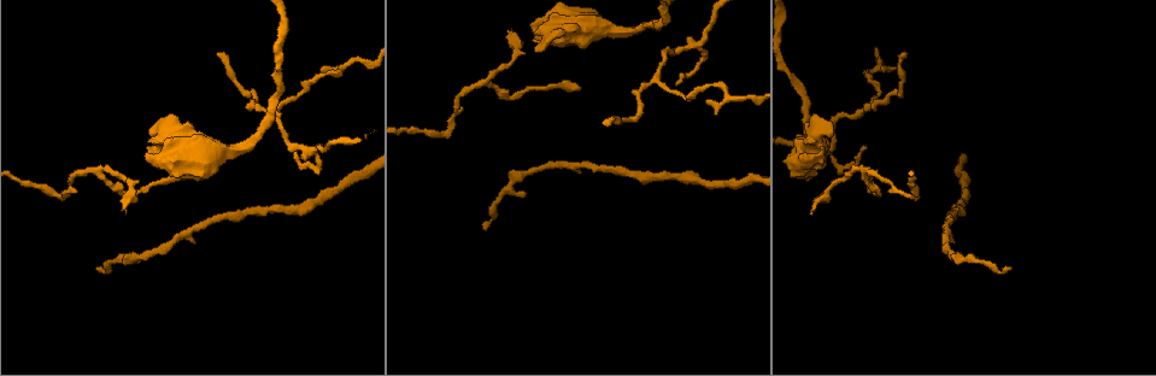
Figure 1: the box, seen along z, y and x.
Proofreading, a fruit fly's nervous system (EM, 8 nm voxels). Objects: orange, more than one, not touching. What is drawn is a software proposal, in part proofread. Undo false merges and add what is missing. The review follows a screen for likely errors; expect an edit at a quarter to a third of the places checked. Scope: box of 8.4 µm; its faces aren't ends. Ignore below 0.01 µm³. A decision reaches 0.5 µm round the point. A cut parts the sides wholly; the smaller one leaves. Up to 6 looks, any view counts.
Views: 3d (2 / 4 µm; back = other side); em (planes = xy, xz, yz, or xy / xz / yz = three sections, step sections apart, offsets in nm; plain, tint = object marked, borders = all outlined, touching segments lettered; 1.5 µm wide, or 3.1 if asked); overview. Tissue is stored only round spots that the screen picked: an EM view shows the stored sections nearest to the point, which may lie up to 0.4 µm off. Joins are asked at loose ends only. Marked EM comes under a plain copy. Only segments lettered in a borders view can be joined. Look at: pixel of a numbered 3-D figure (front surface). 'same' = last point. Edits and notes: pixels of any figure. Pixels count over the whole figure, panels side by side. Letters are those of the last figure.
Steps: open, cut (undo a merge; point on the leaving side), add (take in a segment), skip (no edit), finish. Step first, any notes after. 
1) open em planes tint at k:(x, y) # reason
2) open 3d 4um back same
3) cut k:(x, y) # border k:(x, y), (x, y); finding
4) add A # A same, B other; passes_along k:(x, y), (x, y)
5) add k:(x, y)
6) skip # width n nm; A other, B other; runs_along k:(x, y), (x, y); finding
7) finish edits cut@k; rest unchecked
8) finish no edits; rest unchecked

open 3d 2um at 1:(100, 265) # long arm stops here

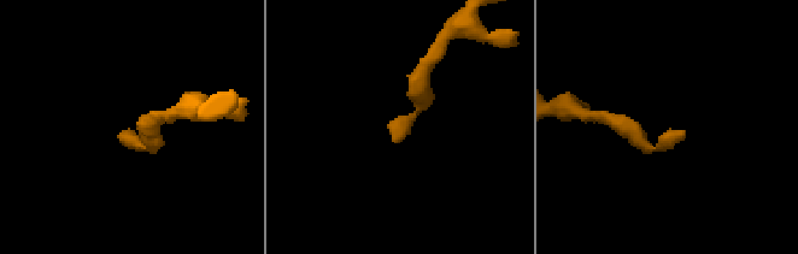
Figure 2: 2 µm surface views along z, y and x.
open em planes borders at 2:(683, 131) # need the tissue

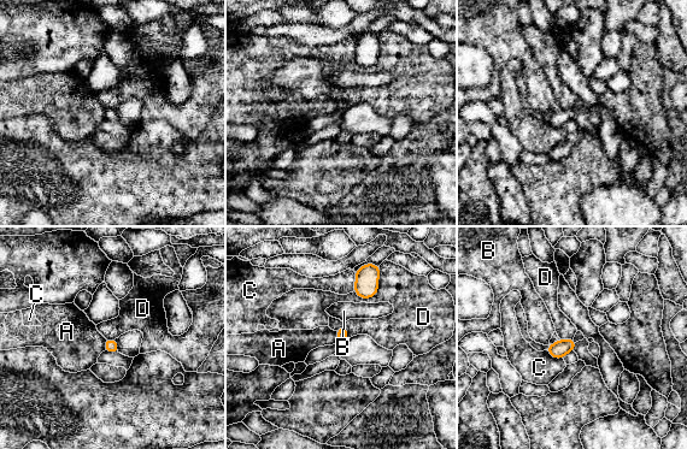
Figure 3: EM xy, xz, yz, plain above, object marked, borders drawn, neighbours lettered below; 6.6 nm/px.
skip # width 70 nm; A other, B other, C other, D other; border 3:(380, 267), (377, 291), (359, 297); none of them fits

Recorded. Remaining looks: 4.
open 3d 2um at 1:(579, 87) # an open end

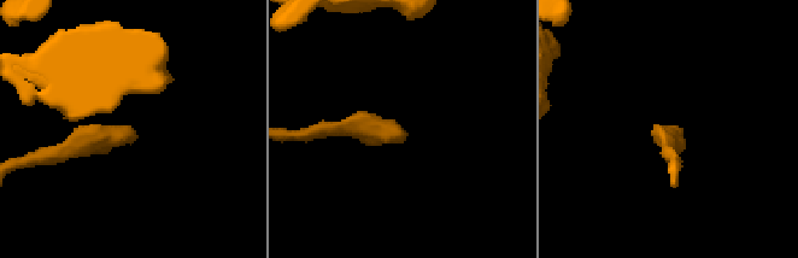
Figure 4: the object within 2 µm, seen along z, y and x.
open em planes borders at 4:(406, 134)

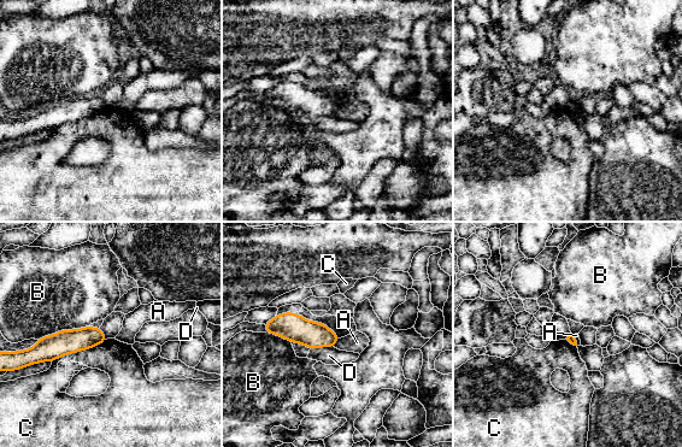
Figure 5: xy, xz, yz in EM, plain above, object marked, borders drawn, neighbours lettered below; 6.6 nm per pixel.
skip # width 70 nm; A other, B other, C other, D other; runs_along 5:(101, 337), (78, 339), (35, 351); no lettered segment goes on from it

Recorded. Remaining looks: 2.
open em planes borders at 1:(906, 55) # tapers out

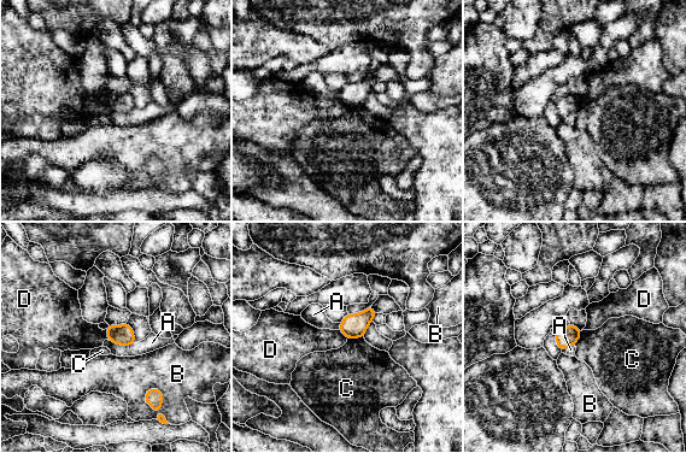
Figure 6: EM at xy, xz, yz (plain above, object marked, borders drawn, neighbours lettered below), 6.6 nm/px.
skip # A other, B other, C other, D other; border 6:(363, 336), (347, 339); none of them fits

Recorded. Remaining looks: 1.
finish no edits; rest unchecked

